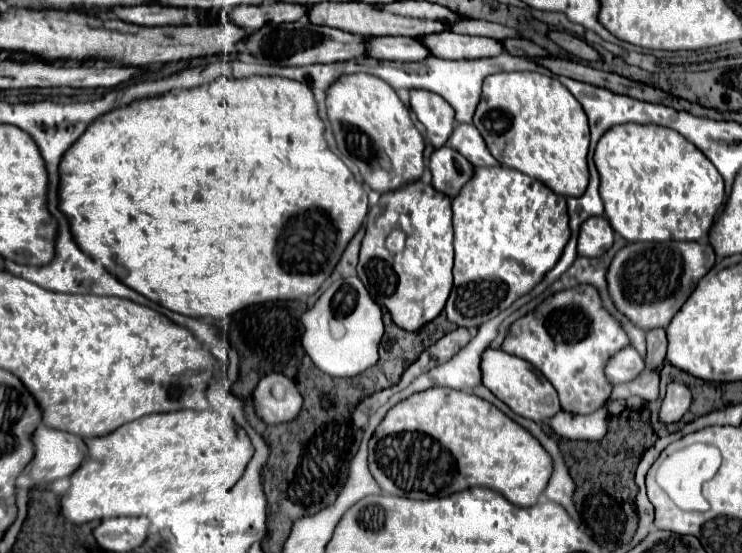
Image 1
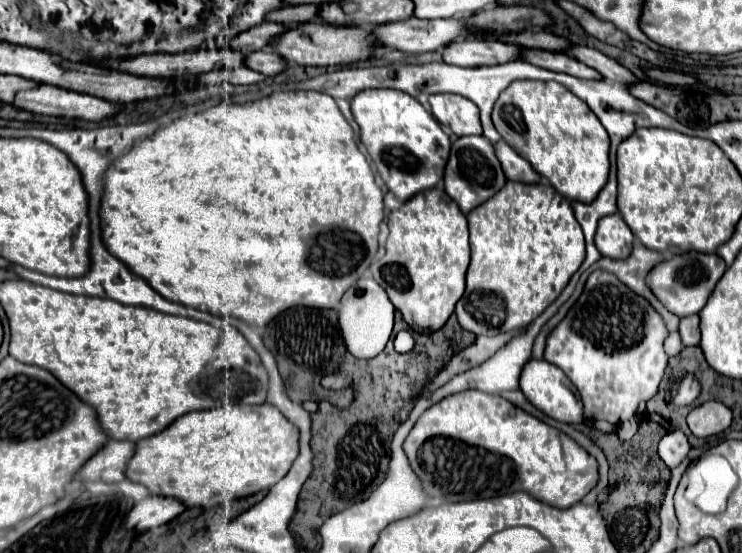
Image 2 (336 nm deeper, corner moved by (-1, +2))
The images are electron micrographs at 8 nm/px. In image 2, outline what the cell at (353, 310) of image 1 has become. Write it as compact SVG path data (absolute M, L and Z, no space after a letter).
M360 278L358 284L354 284L342 298L338 324L348 352L352 352L356 358L374 358L384 350L386 342L390 340L394 326L394 306L376 280Z

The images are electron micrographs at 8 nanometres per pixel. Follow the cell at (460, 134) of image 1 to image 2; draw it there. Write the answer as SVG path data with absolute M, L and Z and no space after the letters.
M504 140L494 144L494 148L496 148L496 156L502 160L502 168L508 180L526 182L526 184L536 184L542 180L542 176L528 164L528 160L518 156Z

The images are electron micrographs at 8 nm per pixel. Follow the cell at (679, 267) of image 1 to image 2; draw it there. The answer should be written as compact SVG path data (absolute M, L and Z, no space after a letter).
M686 252L682 256L672 256L670 260L658 264L658 268L654 268L654 272L650 274L648 284L650 284L652 292L662 300L662 304L670 312L684 318L690 314L698 314L706 306L712 290L716 288L716 284L724 272L726 272L726 262L722 260L722 272L720 272L720 256L718 254Z

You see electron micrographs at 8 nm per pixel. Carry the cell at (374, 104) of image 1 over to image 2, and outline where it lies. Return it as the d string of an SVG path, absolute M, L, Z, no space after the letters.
M364 90L350 104L354 120L360 126L360 140L398 200L406 202L442 182L450 156L450 136L416 98L398 90Z

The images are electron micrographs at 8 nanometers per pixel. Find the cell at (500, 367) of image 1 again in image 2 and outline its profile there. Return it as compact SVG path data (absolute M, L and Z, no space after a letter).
M530 360L530 364L526 364L526 368L522 370L520 388L536 408L540 408L544 414L548 414L554 420L568 422L568 424L580 424L586 420L584 404L578 396L576 386L568 380L568 376L558 366L546 362L546 360Z

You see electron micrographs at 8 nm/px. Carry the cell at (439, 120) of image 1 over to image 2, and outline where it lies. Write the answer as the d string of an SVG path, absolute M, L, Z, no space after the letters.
M432 94L430 106L436 120L442 126L450 126L456 136L482 134L478 106L472 100L458 94Z

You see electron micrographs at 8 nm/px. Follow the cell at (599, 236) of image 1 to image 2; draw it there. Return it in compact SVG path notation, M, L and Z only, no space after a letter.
M610 214L604 216L598 224L598 232L596 232L596 248L608 256L608 258L626 258L632 252L632 244L634 244L634 234L628 228L628 224L622 220L622 216Z

